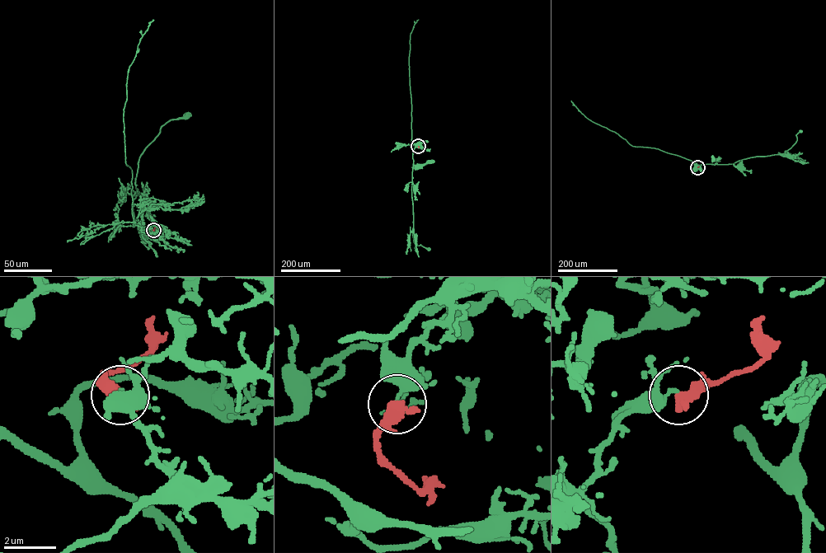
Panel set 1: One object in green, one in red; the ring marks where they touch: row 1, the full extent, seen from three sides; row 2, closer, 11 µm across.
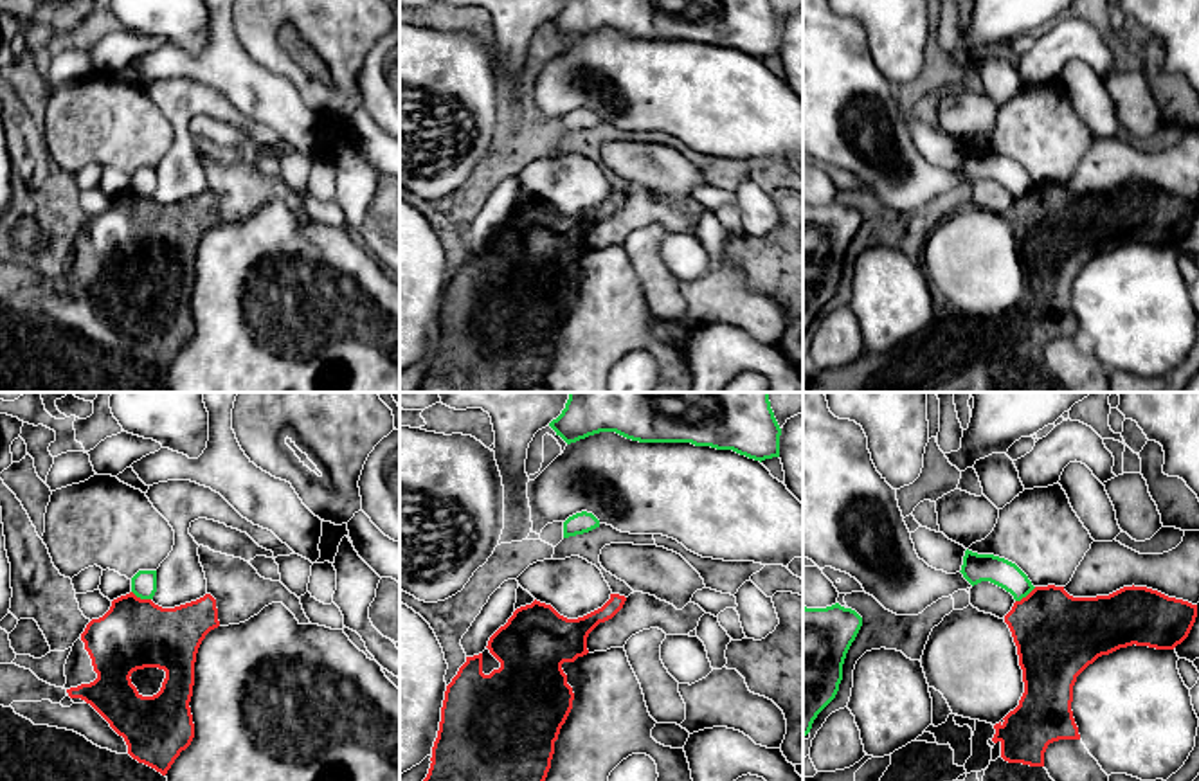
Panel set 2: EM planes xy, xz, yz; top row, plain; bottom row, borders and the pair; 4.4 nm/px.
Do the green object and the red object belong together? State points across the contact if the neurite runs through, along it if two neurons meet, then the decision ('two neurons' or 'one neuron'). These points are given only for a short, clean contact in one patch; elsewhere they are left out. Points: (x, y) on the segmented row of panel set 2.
border along yz (1036, 587), (1016, 601); two neurons

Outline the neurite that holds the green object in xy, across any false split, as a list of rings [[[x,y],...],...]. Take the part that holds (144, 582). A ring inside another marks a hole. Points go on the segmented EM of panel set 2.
[[[139,570],[131,578],[131,592],[140,599],[153,599],[157,592],[157,570]]]

